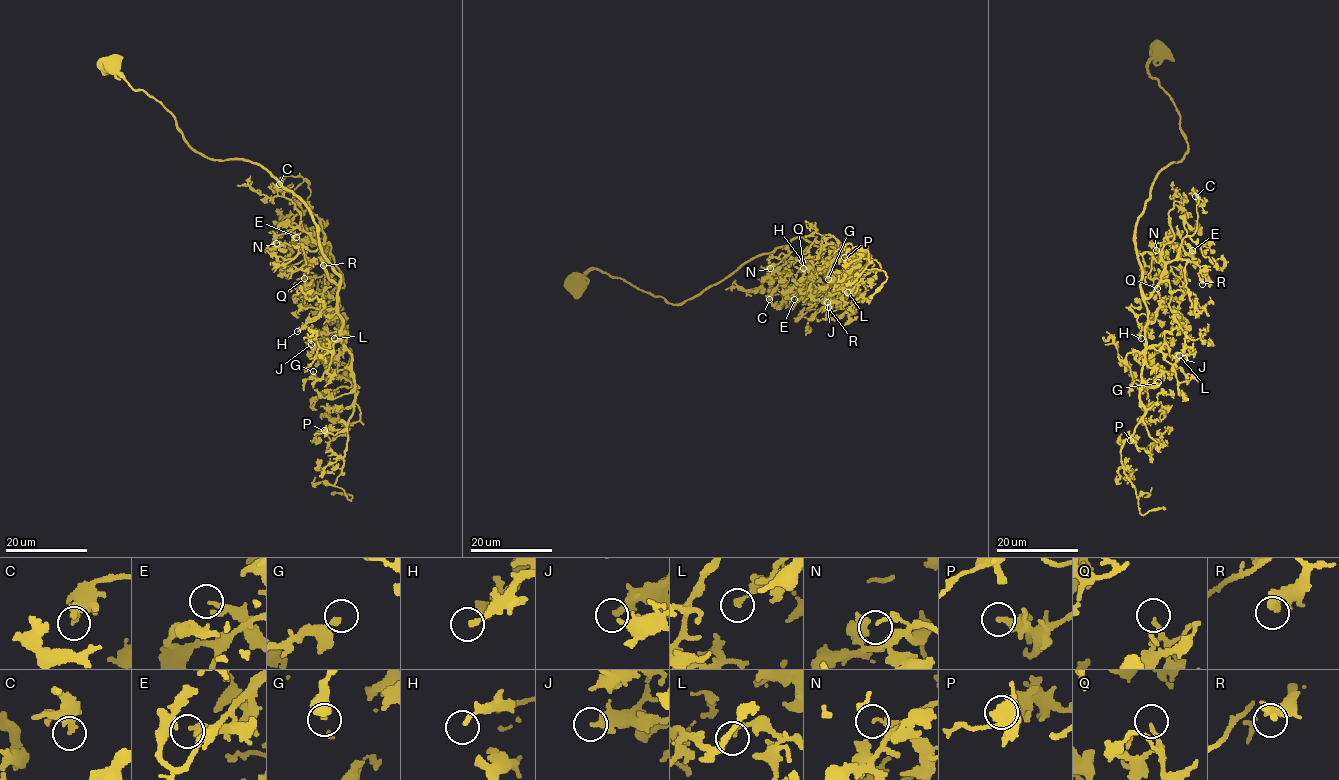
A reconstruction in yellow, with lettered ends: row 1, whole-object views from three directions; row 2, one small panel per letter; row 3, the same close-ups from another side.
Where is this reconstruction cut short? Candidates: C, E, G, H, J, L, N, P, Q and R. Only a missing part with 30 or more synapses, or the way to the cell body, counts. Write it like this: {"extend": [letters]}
{"extend": []}

